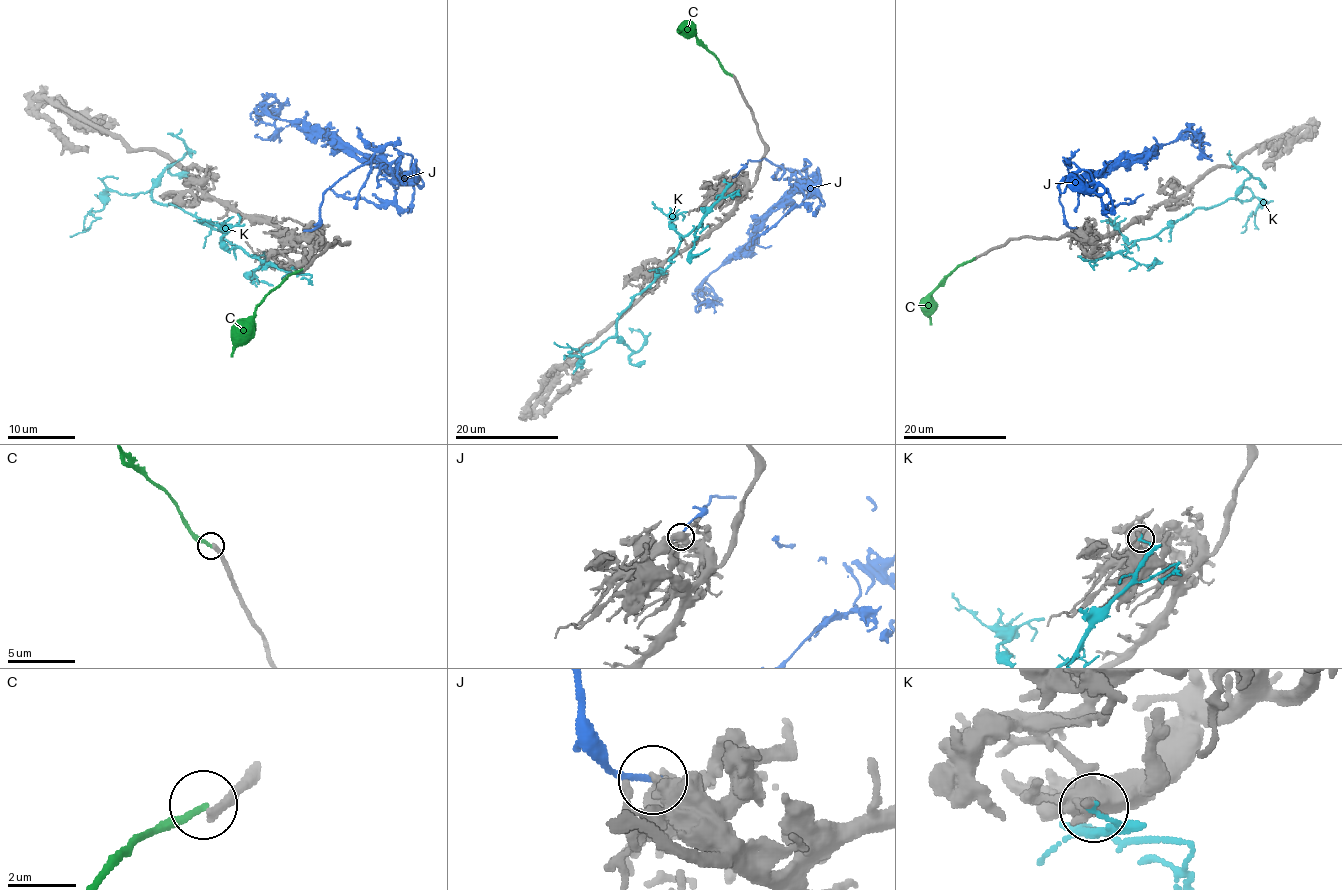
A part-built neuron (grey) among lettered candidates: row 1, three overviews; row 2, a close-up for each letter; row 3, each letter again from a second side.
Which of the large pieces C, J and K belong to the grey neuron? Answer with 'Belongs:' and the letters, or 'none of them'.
Belongs: none of them

